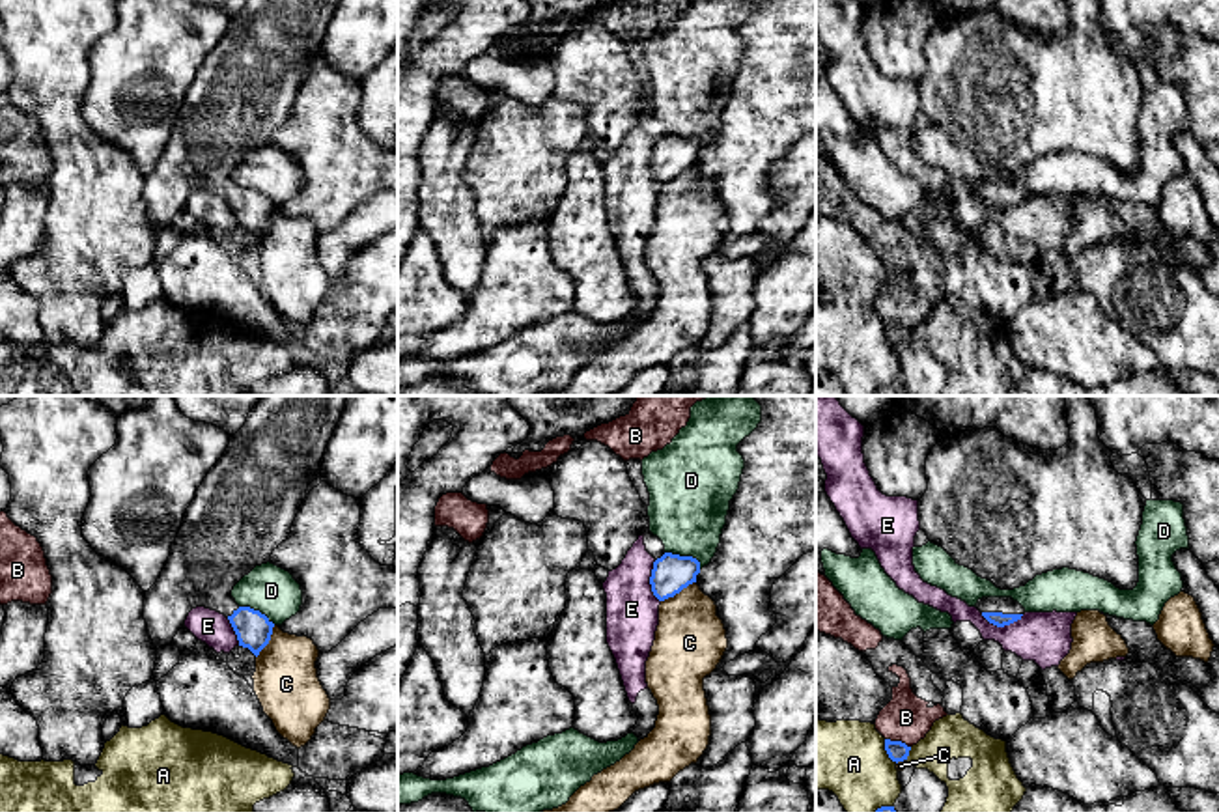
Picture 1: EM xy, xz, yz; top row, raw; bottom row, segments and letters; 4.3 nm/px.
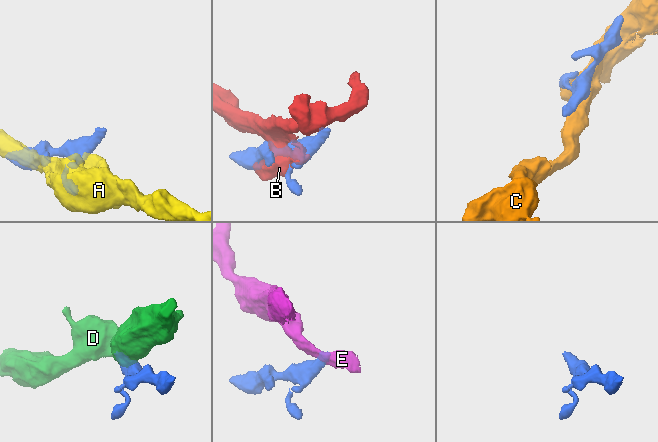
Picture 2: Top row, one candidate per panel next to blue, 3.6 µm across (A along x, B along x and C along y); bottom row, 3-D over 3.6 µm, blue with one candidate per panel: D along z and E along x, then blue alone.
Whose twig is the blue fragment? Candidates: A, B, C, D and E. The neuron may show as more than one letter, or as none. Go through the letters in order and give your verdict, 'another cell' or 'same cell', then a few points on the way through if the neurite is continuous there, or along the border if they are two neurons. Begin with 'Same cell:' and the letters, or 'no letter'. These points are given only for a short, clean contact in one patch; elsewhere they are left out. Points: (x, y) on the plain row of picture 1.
Same cell: no letter
A: another cell
B: another cell
C: another cell
D: another cell
E: another cell; border along yz (980, 195), (997, 208), (1008, 208), (1023, 196)

